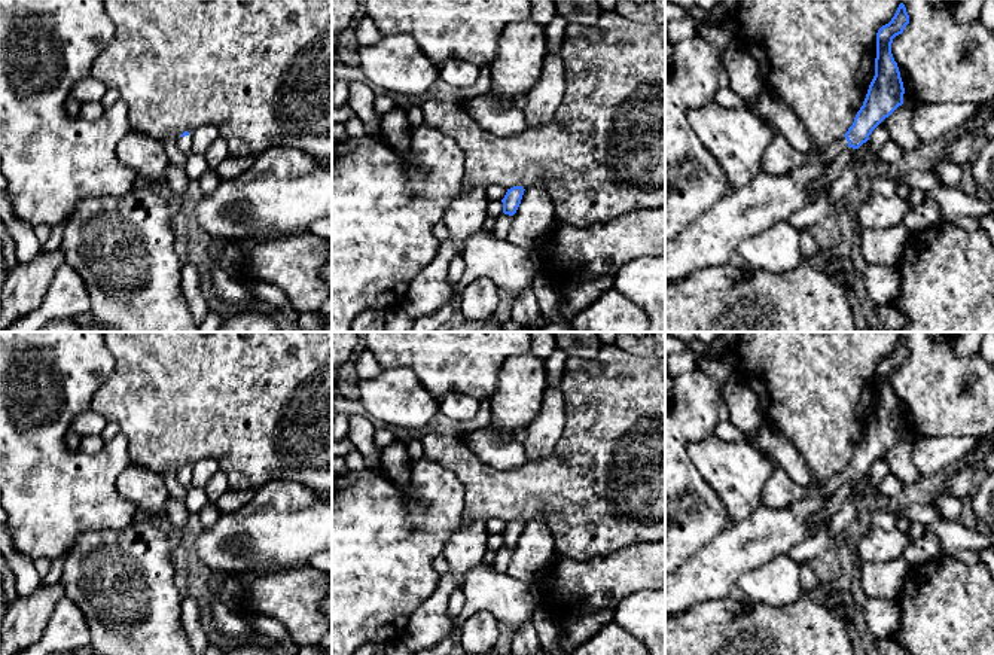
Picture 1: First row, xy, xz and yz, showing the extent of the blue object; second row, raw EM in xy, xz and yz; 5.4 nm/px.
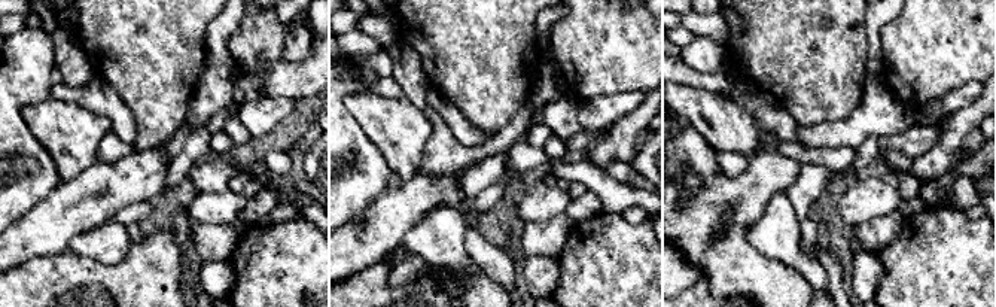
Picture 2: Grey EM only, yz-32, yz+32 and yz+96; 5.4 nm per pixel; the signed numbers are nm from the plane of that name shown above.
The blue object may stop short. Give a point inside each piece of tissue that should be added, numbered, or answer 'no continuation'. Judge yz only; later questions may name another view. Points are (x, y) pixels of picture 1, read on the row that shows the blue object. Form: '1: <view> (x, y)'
1: yz (780, 158)

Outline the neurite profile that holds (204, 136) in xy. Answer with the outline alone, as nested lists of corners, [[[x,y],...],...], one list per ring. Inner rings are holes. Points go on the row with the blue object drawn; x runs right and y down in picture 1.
[[[202,125],[192,134],[192,152],[204,155],[210,144],[219,137],[219,131],[213,125]]]

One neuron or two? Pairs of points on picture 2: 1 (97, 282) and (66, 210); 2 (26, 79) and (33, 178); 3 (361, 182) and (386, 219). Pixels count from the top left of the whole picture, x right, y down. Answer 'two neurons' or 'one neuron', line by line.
1: two neurons
2: one neuron
3: two neurons

